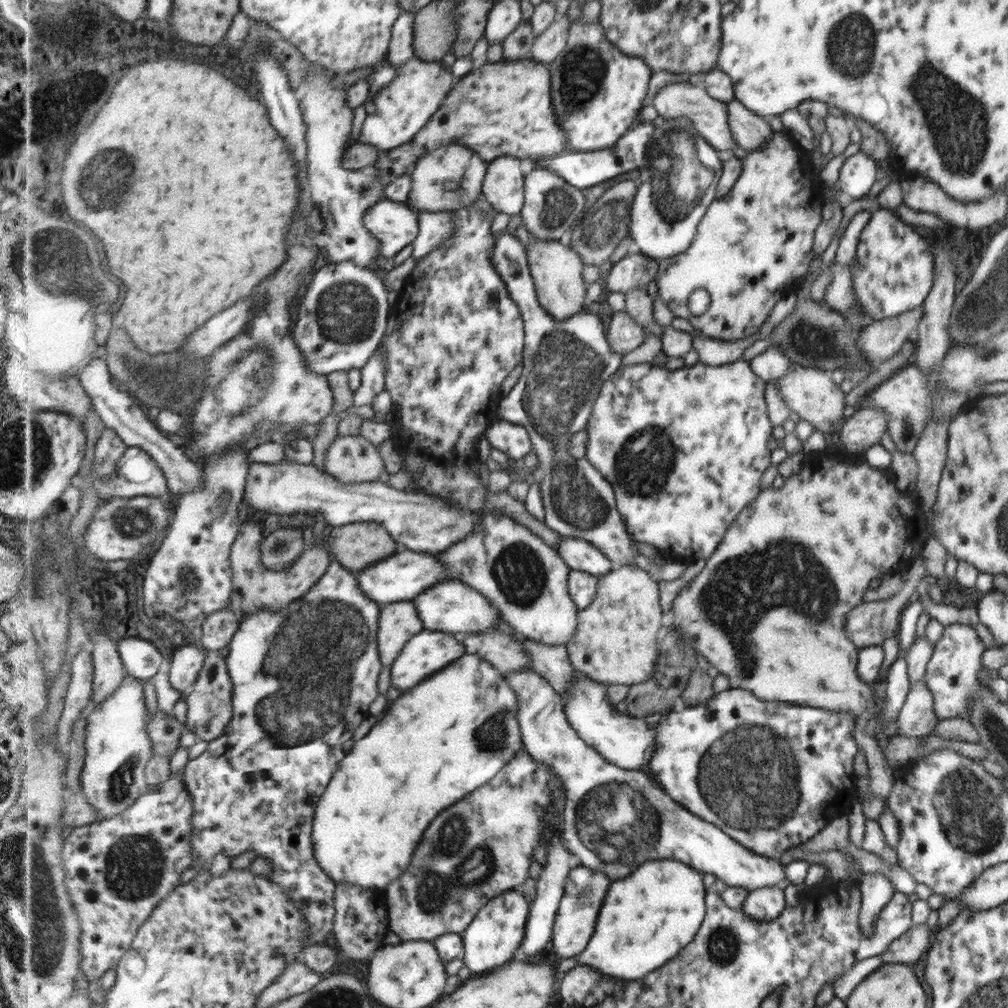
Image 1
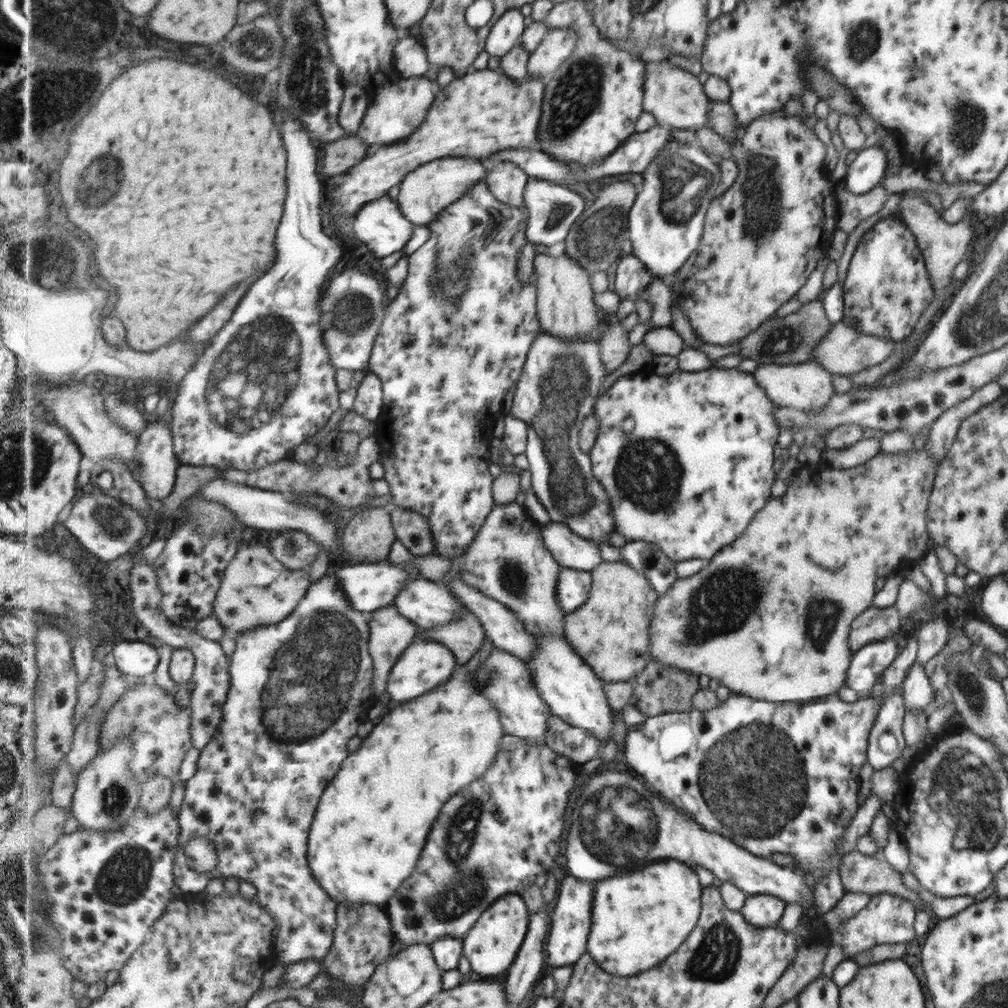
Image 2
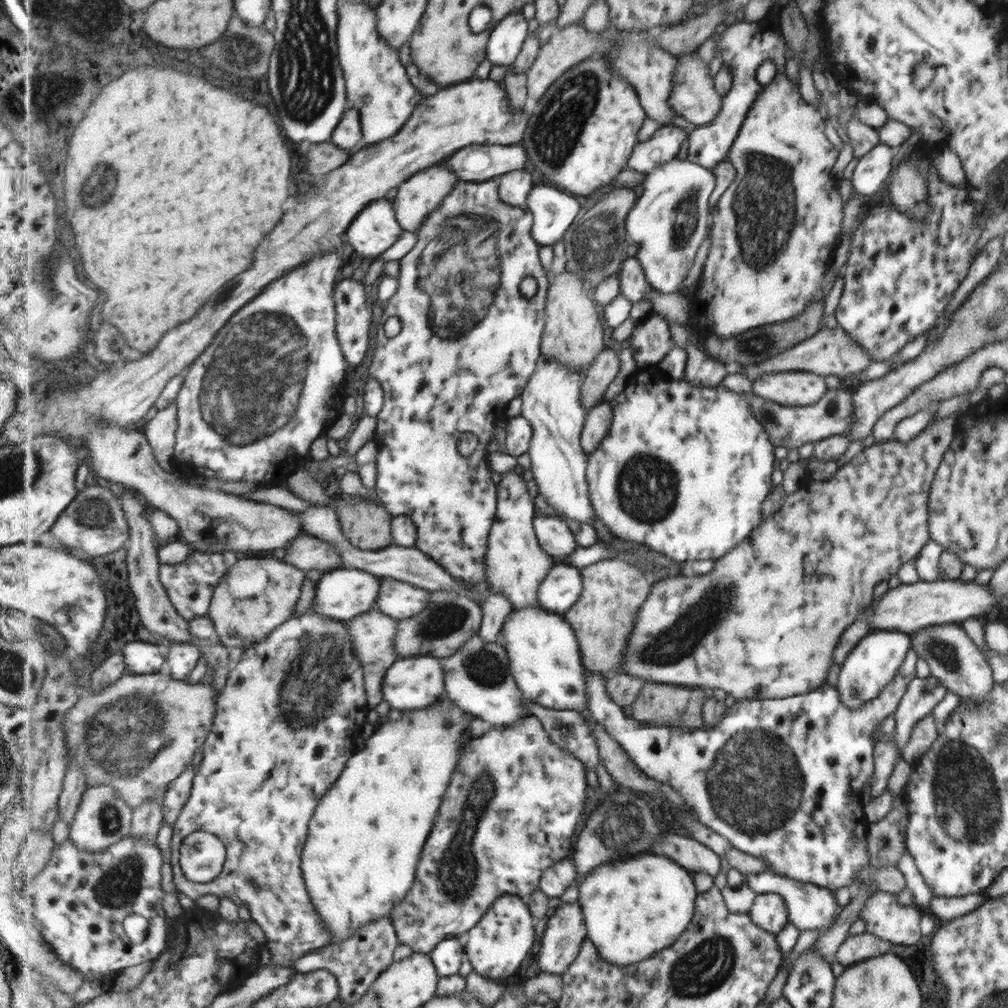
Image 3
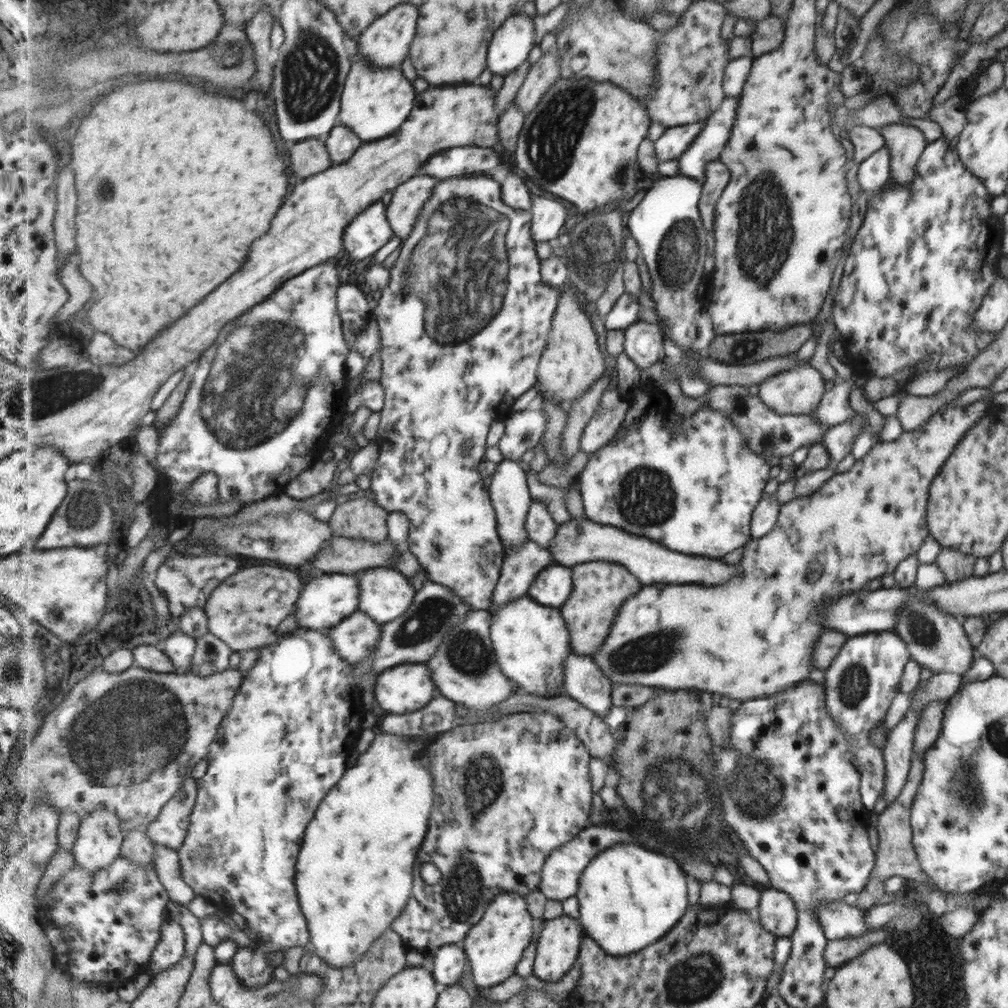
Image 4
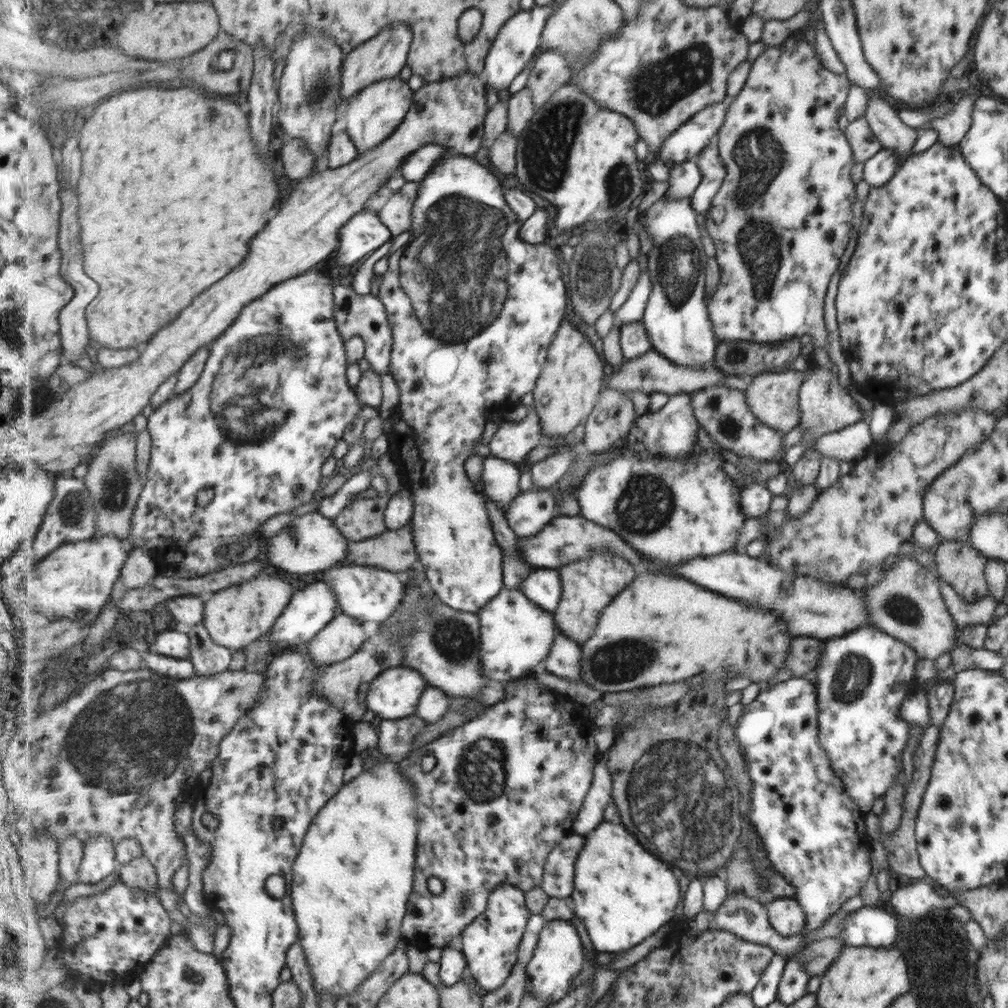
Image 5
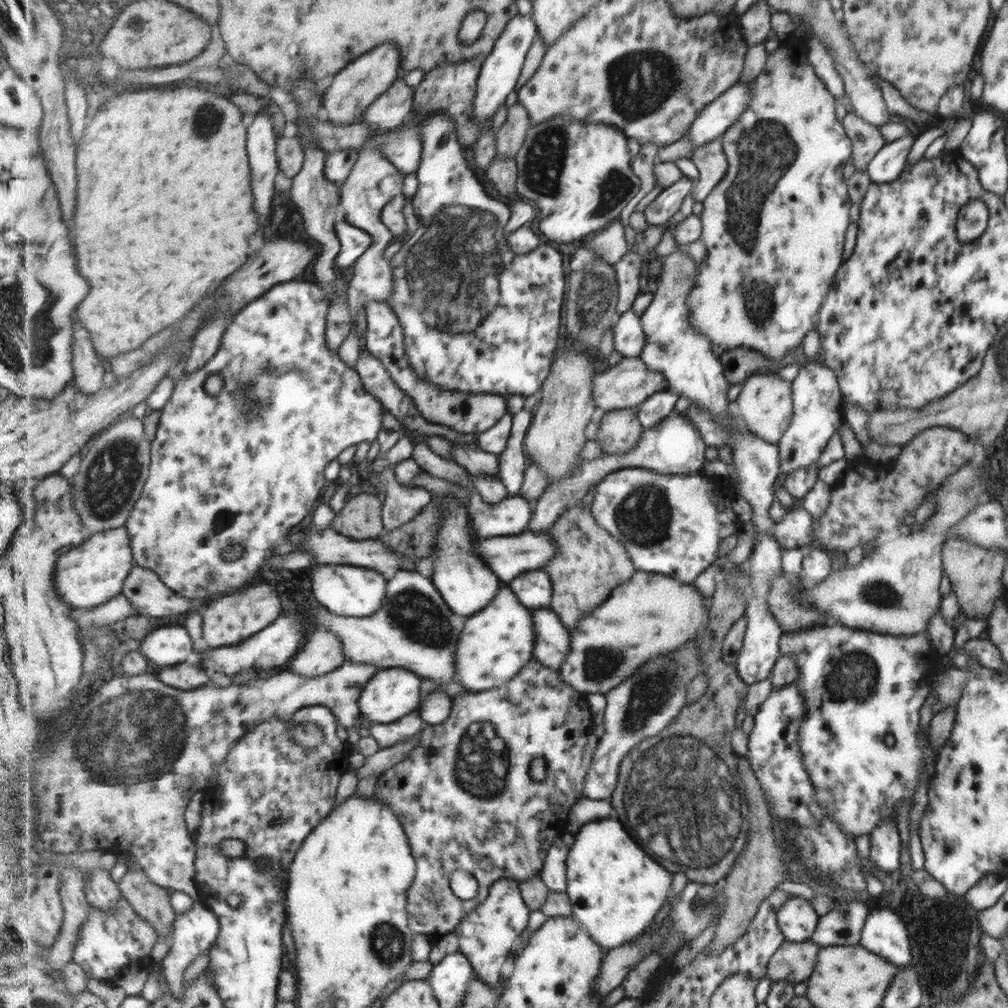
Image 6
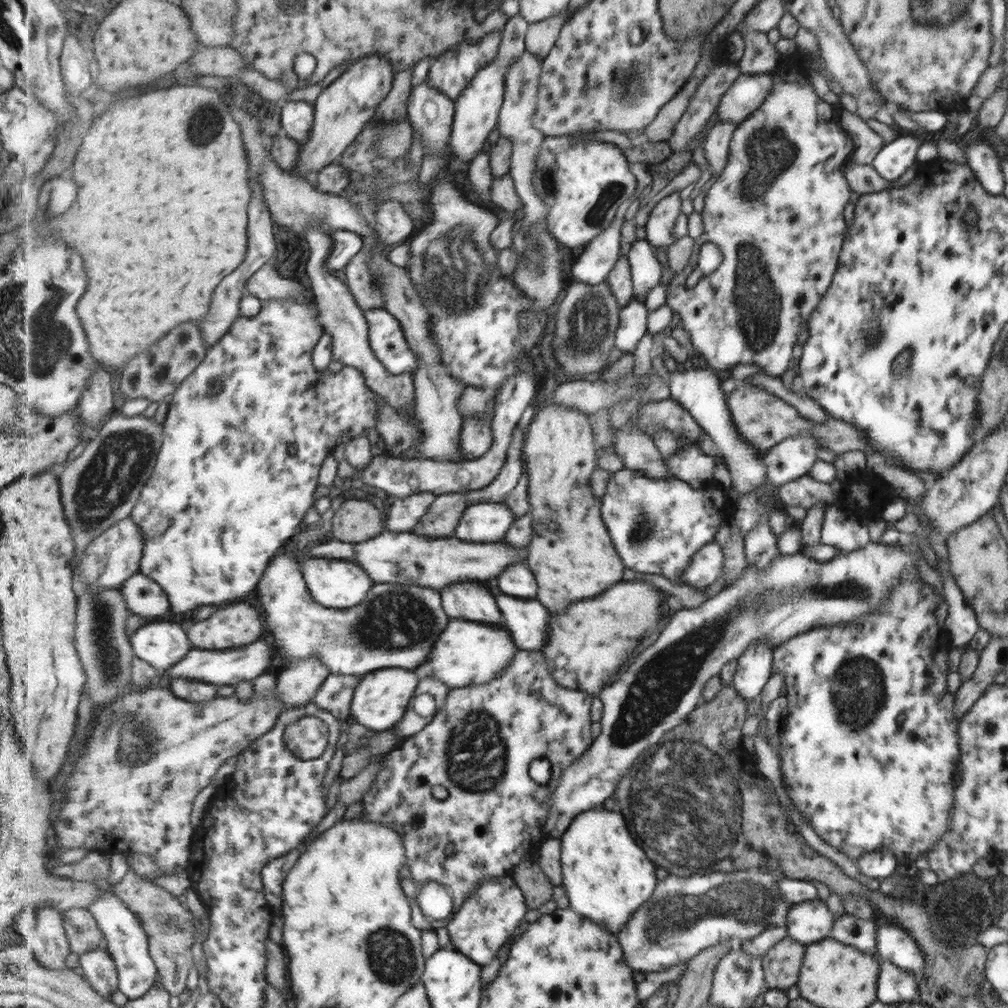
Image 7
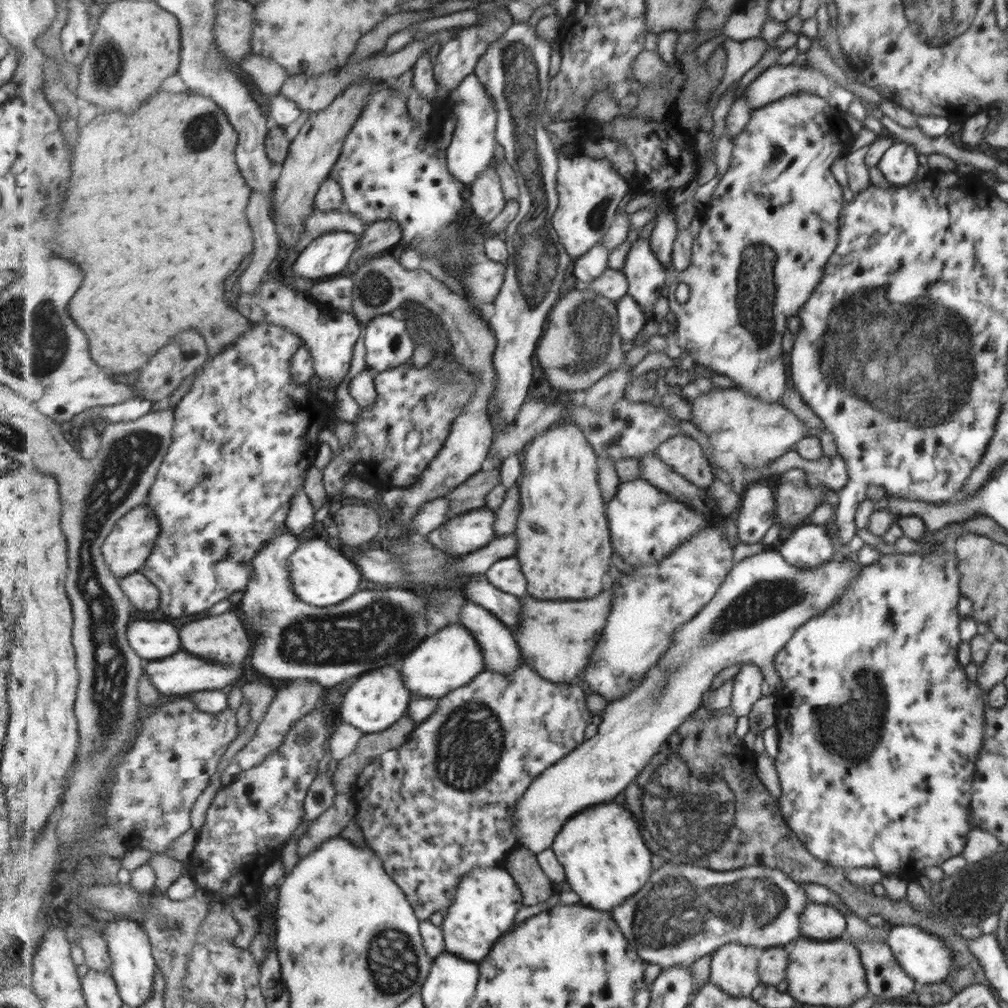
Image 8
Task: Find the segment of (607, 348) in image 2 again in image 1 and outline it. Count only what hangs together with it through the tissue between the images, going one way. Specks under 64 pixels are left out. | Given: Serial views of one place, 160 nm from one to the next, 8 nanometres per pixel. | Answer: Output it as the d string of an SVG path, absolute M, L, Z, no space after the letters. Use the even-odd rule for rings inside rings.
M626 310L619 311L612 315L607 336L611 348L625 356L643 344L646 327L639 324Z

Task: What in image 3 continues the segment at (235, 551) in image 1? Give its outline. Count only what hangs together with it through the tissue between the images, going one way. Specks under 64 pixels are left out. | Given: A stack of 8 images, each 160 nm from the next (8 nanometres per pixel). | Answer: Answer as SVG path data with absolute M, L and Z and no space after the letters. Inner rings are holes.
M279 555L248 557L247 560L239 560L231 568L230 573L219 582L208 612L216 626L216 639L228 648L236 646L245 650L255 643L264 641L278 626L293 617L297 602L301 598L305 574L305 571L283 561Z

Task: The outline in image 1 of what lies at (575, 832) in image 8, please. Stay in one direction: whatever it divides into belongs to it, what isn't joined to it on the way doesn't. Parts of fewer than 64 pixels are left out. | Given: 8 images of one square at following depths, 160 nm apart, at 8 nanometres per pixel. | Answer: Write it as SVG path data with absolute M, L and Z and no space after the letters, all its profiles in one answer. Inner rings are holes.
M661 859L645 862L629 878L612 881L610 892L599 912L594 938L578 956L578 965L587 965L603 976L627 981L645 978L655 970L662 969L662 966L681 953L687 942L694 941L697 928L701 928L705 920L707 892L703 890L701 878L702 873L687 866L687 863L675 859Z

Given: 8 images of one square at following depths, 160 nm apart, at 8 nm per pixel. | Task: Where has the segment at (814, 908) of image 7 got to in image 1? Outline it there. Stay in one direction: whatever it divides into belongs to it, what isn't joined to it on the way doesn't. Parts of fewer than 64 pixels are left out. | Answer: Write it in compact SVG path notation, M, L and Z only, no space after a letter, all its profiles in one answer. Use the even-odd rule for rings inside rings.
M768 886L750 890L742 901L742 908L751 919L763 922L774 921L786 906L781 887Z

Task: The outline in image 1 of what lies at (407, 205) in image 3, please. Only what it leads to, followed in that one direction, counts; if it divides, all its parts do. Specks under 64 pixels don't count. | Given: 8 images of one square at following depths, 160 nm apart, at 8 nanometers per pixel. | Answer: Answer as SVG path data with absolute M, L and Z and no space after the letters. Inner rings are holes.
M452 142L424 154L411 172L412 188L407 201L417 214L457 211L473 206L483 196L488 163L470 146Z

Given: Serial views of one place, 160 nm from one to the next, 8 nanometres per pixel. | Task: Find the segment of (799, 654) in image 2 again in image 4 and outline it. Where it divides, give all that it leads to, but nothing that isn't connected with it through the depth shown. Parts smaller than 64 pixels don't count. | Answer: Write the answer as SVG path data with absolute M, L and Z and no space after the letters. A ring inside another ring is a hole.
M975 401L967 406L954 406L952 403L942 405L916 430L902 432L893 442L875 442L874 446L867 452L866 456L856 460L853 467L843 473L836 473L827 479L813 494L793 498L789 502L780 506L778 517L773 528L760 536L751 538L745 546L742 546L742 555L737 562L739 576L731 578L729 581L718 585L698 585L684 584L675 585L671 583L655 583L644 585L644 587L631 598L626 600L619 612L619 618L615 619L615 626L611 629L607 637L606 644L594 655L594 661L601 667L601 670L616 684L638 684L652 687L659 687L661 690L685 690L696 688L707 692L717 692L721 696L733 698L739 702L745 702L757 697L766 697L771 694L790 689L793 685L807 680L811 668L811 654L814 654L814 645L817 644L818 636L827 628L823 626L823 612L830 604L845 596L863 588L869 580L879 578L884 574L891 574L893 568L907 556L917 552L921 541L927 534L925 528L925 500L927 500L927 490L930 482L955 446L960 442L961 436L967 432L973 423L984 416L984 412L989 408L988 401Z

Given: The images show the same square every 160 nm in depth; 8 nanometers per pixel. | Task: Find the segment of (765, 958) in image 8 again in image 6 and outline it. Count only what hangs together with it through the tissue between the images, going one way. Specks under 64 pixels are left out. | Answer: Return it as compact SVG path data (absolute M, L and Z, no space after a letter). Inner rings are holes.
M784 941L778 951L769 960L766 969L766 978L771 982L787 980L793 984L809 979L815 964L819 946L810 941Z

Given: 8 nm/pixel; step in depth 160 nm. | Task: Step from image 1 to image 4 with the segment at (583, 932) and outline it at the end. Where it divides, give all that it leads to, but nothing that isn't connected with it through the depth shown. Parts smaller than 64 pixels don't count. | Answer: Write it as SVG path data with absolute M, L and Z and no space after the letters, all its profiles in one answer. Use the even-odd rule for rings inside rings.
M571 916L547 921L538 942L534 976L541 982L561 982L578 962L582 930L579 920Z

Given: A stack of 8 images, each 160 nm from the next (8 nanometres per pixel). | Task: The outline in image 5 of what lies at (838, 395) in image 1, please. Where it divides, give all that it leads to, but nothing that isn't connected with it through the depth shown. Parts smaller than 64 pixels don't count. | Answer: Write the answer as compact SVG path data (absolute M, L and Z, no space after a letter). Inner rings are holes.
M788 371L776 373L758 373L747 379L744 395L752 415L771 430L779 430L783 434L789 432L799 422L798 392L804 381L805 371Z

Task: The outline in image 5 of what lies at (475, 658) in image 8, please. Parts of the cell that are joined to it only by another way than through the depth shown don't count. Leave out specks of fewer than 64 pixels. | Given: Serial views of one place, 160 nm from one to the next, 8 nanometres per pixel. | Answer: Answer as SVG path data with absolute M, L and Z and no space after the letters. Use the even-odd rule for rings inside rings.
M504 586L502 592L478 615L481 621L482 672L489 683L508 683L544 669L554 639L560 632L554 613L531 602L521 589Z

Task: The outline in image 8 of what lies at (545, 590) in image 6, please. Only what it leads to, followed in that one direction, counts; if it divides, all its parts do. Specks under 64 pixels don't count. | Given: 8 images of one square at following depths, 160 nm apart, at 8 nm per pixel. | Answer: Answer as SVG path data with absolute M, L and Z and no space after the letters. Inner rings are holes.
M503 558L489 569L486 576L499 590L518 597L527 594L527 578L517 558Z

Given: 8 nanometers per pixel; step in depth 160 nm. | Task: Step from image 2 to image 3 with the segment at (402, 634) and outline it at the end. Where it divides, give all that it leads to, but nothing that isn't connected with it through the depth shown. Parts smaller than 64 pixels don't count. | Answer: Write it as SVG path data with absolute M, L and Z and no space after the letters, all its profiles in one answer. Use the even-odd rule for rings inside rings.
M373 608L371 611L360 614L358 617L347 622L347 626L350 628L350 636L354 642L355 652L361 659L365 676L367 676L369 704L375 706L375 708L381 708L384 700L383 685L385 676L387 671L396 663L396 660L400 658L396 647L400 620Z

